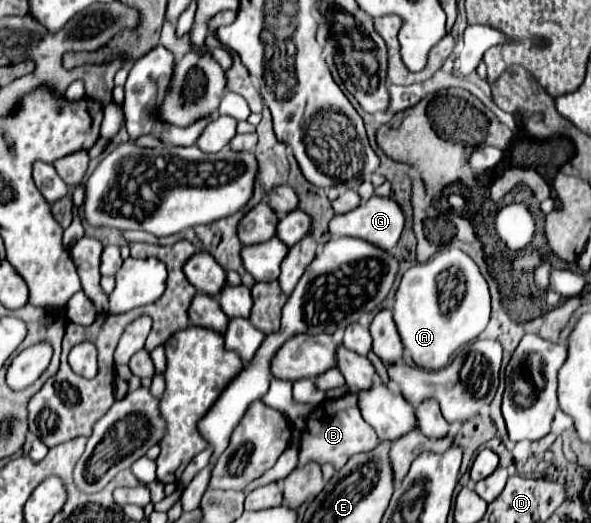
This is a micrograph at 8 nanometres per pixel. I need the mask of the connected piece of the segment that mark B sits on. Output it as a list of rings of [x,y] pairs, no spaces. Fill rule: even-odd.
[[[347,394],[345,398],[339,398],[335,402],[327,400],[319,410],[315,410],[311,414],[311,418],[307,420],[307,428],[303,434],[303,442],[301,442],[301,450],[299,450],[299,466],[305,466],[307,462],[331,462],[335,466],[335,470],[339,470],[349,456],[357,454],[357,452],[369,452],[377,446],[377,434],[375,430],[363,420],[359,408],[357,408],[357,396],[355,394]],[[333,406],[335,414],[329,414],[327,410]]]

